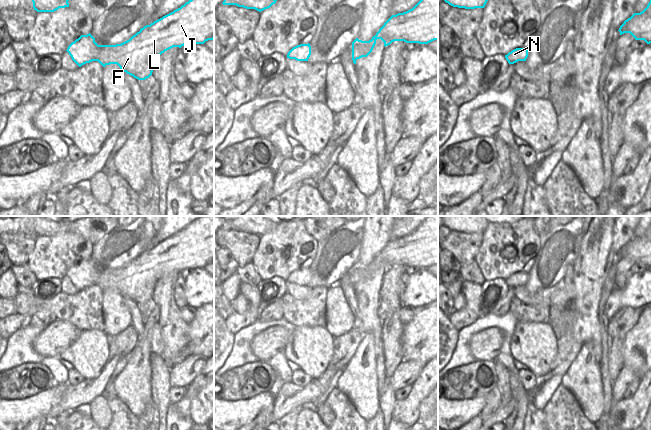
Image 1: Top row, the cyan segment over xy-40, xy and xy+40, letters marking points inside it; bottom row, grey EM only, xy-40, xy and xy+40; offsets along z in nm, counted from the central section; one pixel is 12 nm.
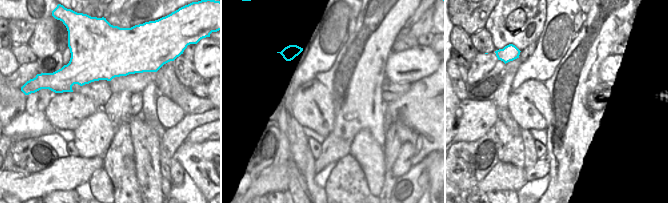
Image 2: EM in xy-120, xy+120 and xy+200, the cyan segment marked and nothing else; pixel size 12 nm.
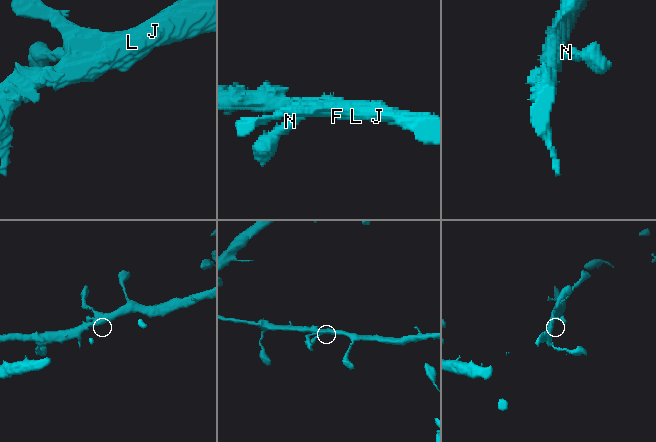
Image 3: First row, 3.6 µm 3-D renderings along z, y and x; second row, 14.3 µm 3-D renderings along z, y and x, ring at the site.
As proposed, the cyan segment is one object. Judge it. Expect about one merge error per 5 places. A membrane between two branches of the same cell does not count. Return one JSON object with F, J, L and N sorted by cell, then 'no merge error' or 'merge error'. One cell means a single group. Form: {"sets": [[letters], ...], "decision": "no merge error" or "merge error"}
{"sets": [["F", "J", "L", "N"]], "decision": "no merge error"}

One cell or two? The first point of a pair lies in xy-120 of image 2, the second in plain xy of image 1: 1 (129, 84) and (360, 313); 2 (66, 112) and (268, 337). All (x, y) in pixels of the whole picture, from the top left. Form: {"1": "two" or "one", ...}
{"1": "two", "2": "one"}

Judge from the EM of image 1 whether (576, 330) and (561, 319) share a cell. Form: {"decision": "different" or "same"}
{"decision": "different"}

